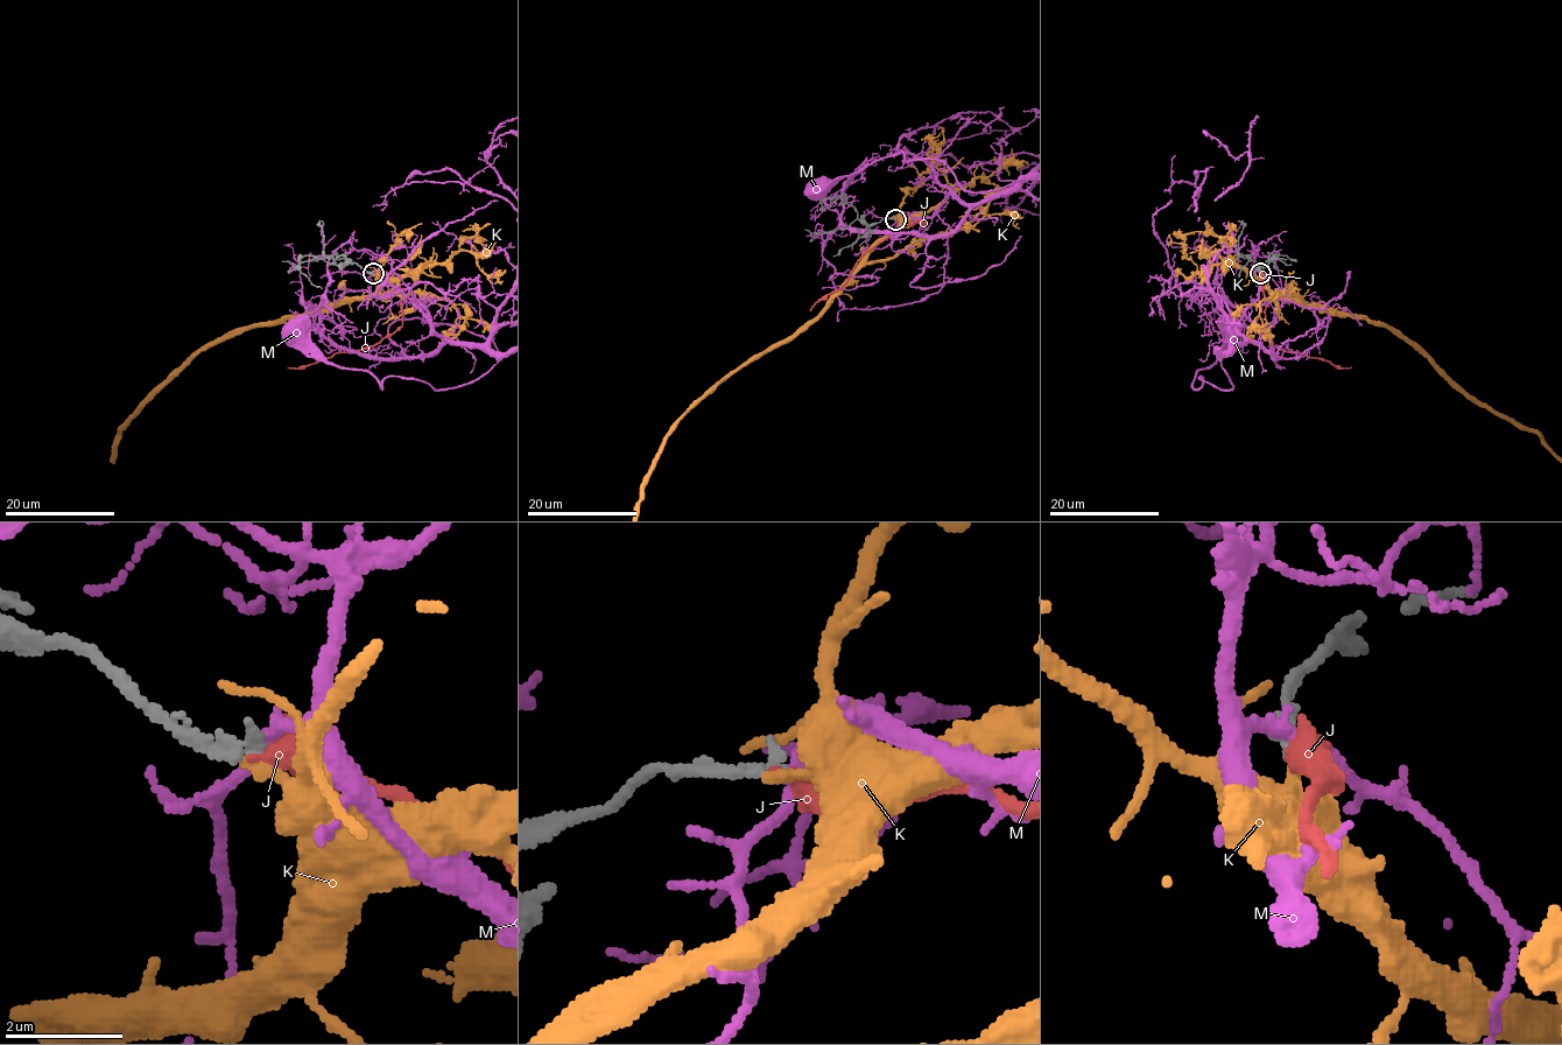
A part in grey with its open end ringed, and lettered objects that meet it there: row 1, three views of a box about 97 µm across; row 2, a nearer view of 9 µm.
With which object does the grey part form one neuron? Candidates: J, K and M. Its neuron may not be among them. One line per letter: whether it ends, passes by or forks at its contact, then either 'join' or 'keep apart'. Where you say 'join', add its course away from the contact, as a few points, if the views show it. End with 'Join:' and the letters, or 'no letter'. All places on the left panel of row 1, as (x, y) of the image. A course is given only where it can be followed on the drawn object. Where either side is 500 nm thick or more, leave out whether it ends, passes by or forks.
J: it ends; join
K: it ends; keep apart
M: it passes by; keep apart
Join: J

